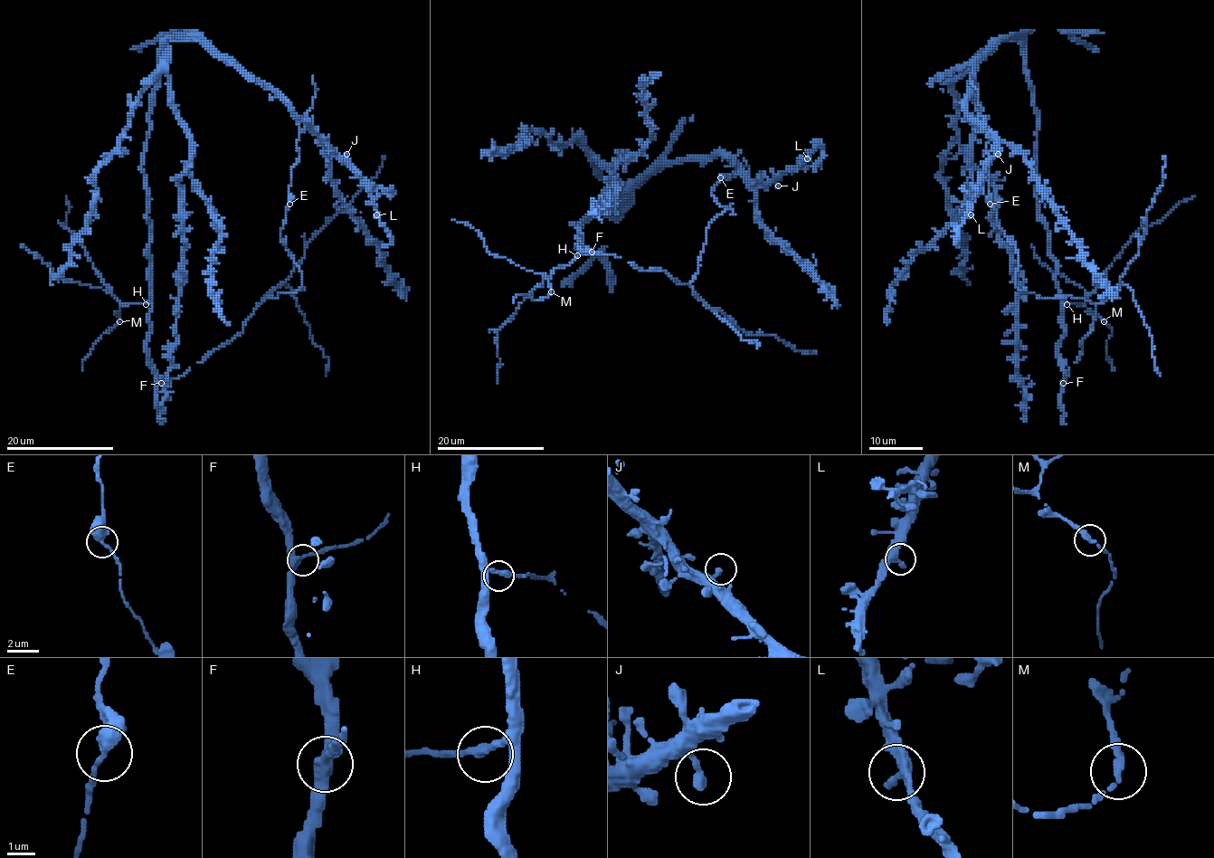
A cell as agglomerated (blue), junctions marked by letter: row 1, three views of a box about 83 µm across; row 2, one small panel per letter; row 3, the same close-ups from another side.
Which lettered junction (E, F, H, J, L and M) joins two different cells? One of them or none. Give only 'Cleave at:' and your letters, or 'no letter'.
Cleave at: no letter

